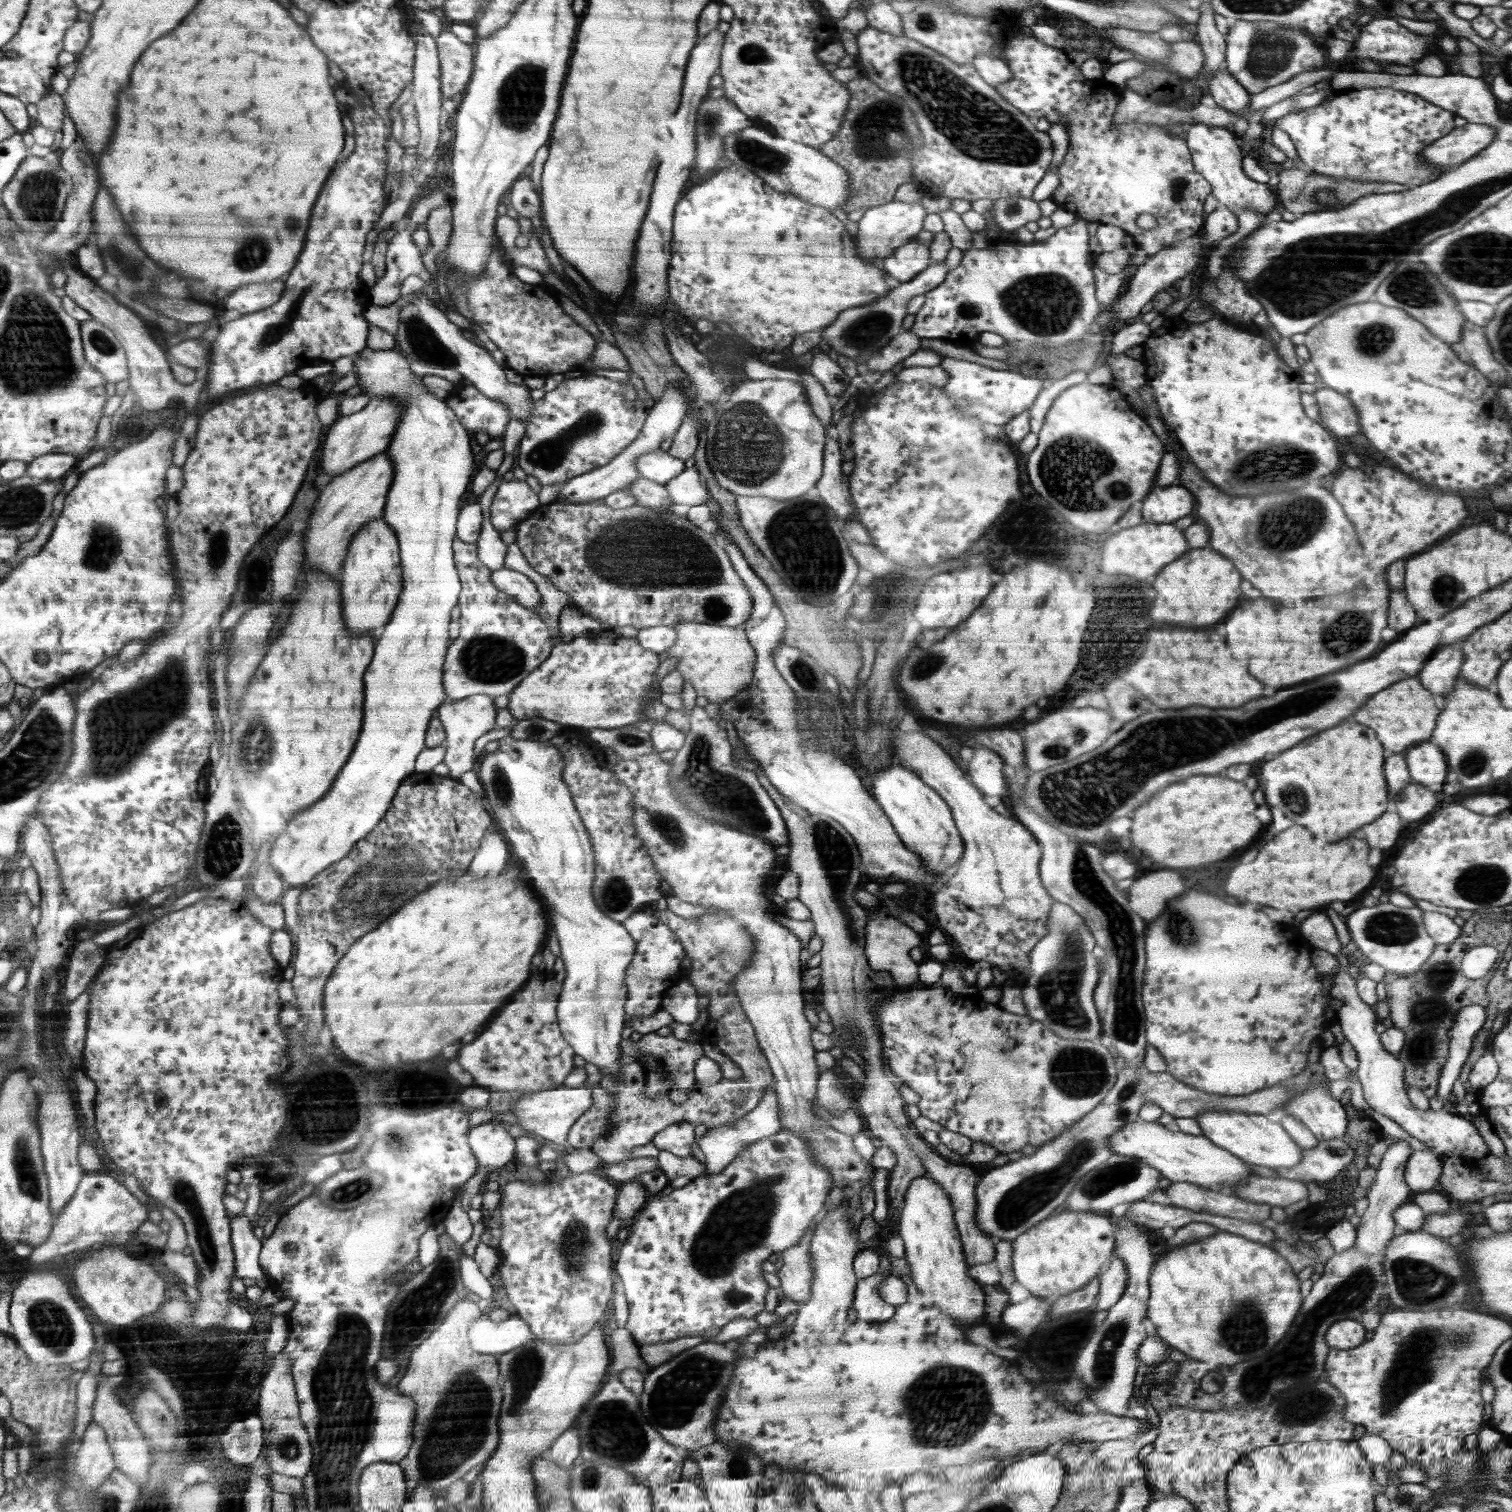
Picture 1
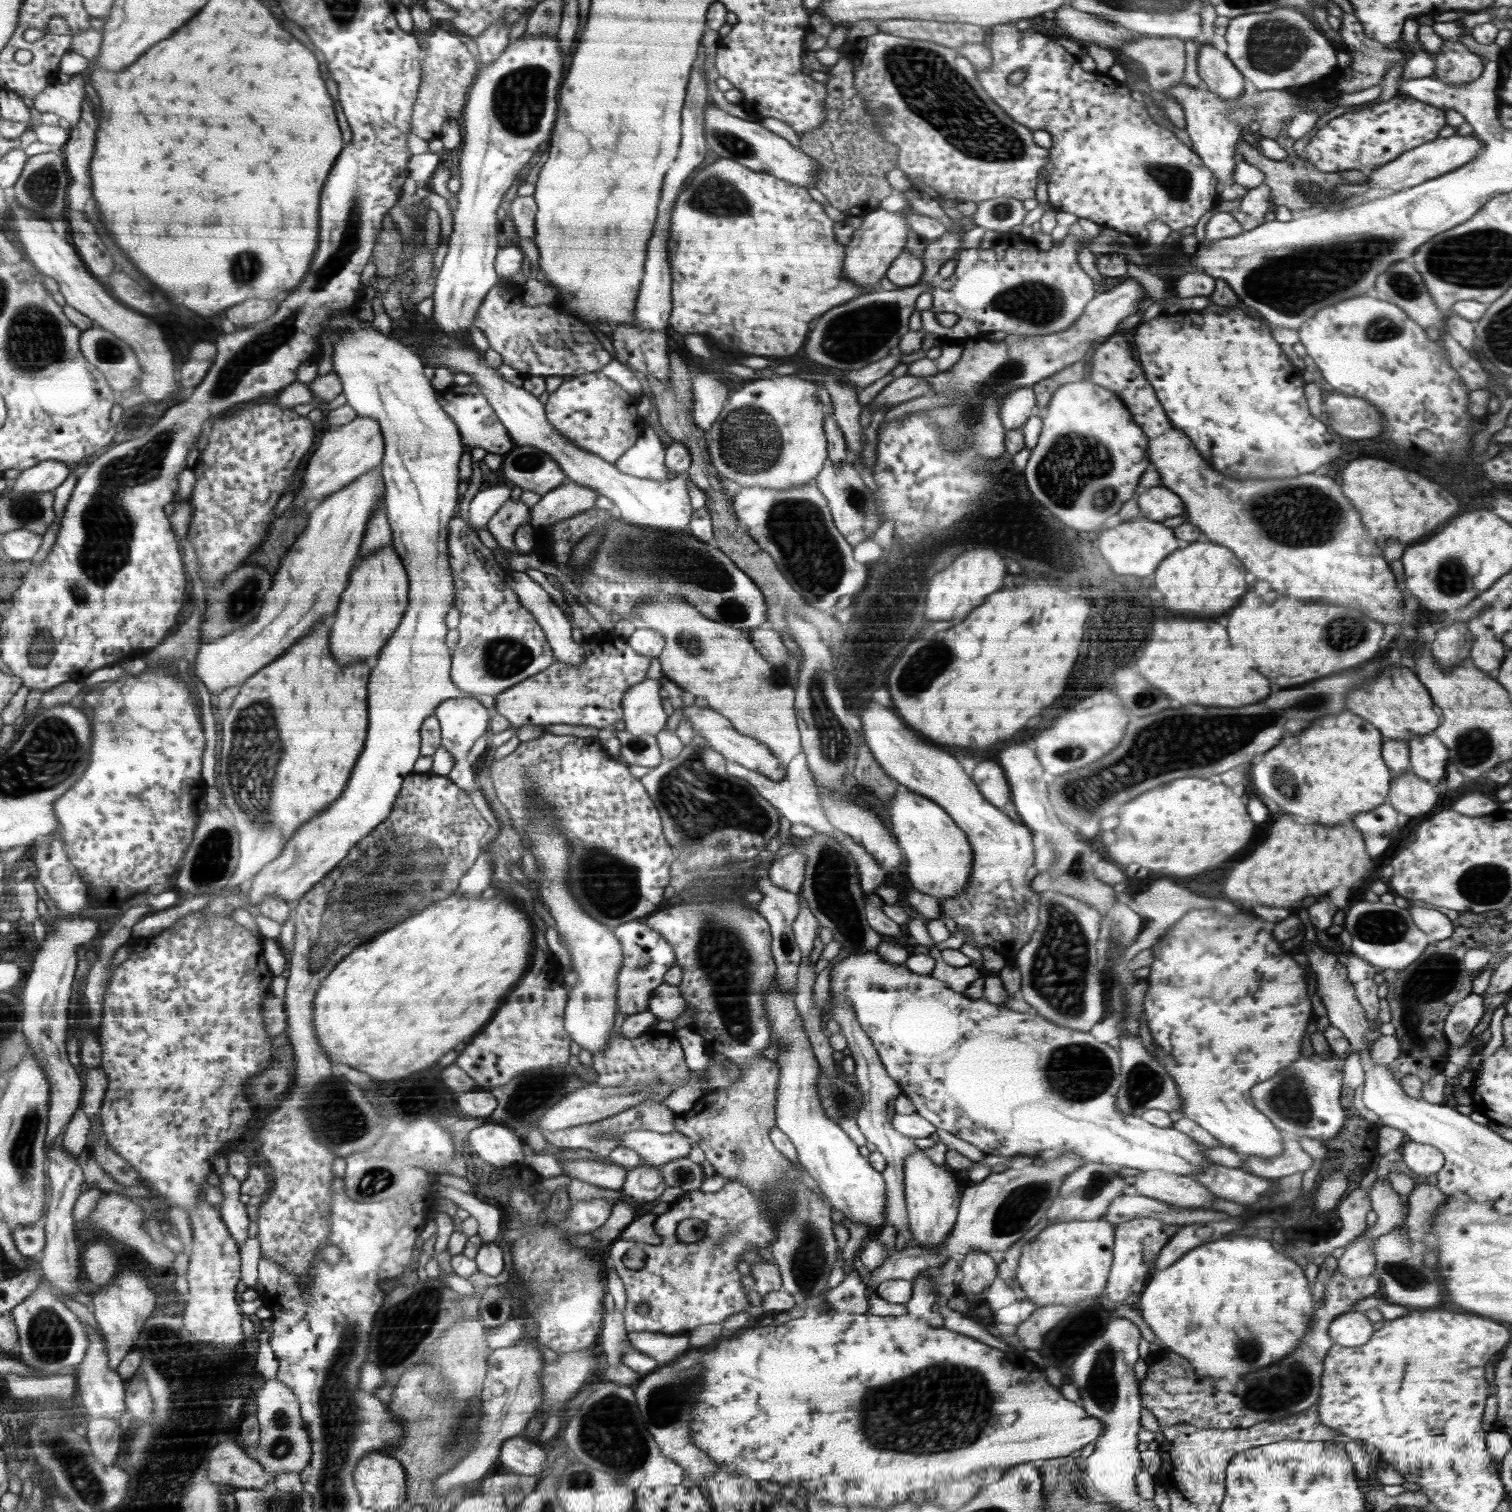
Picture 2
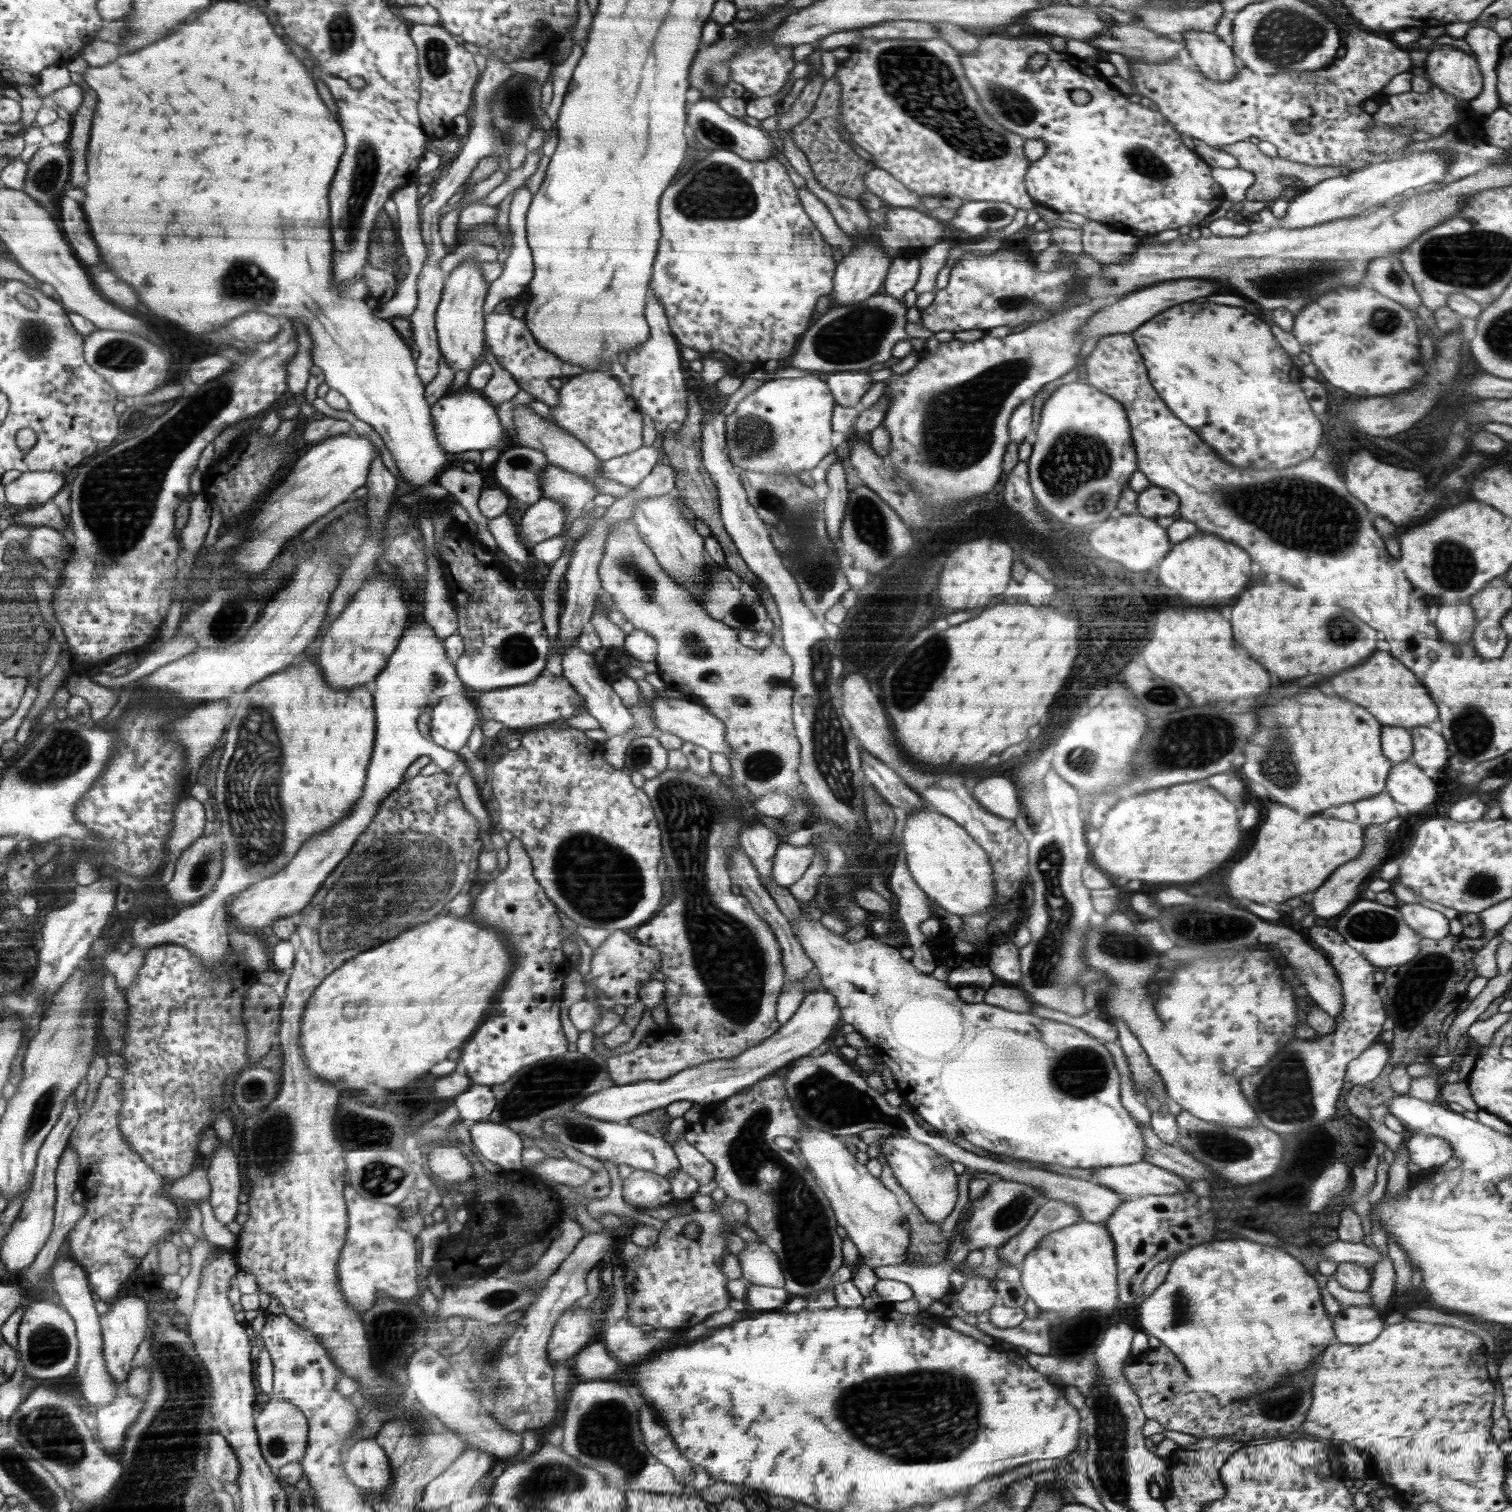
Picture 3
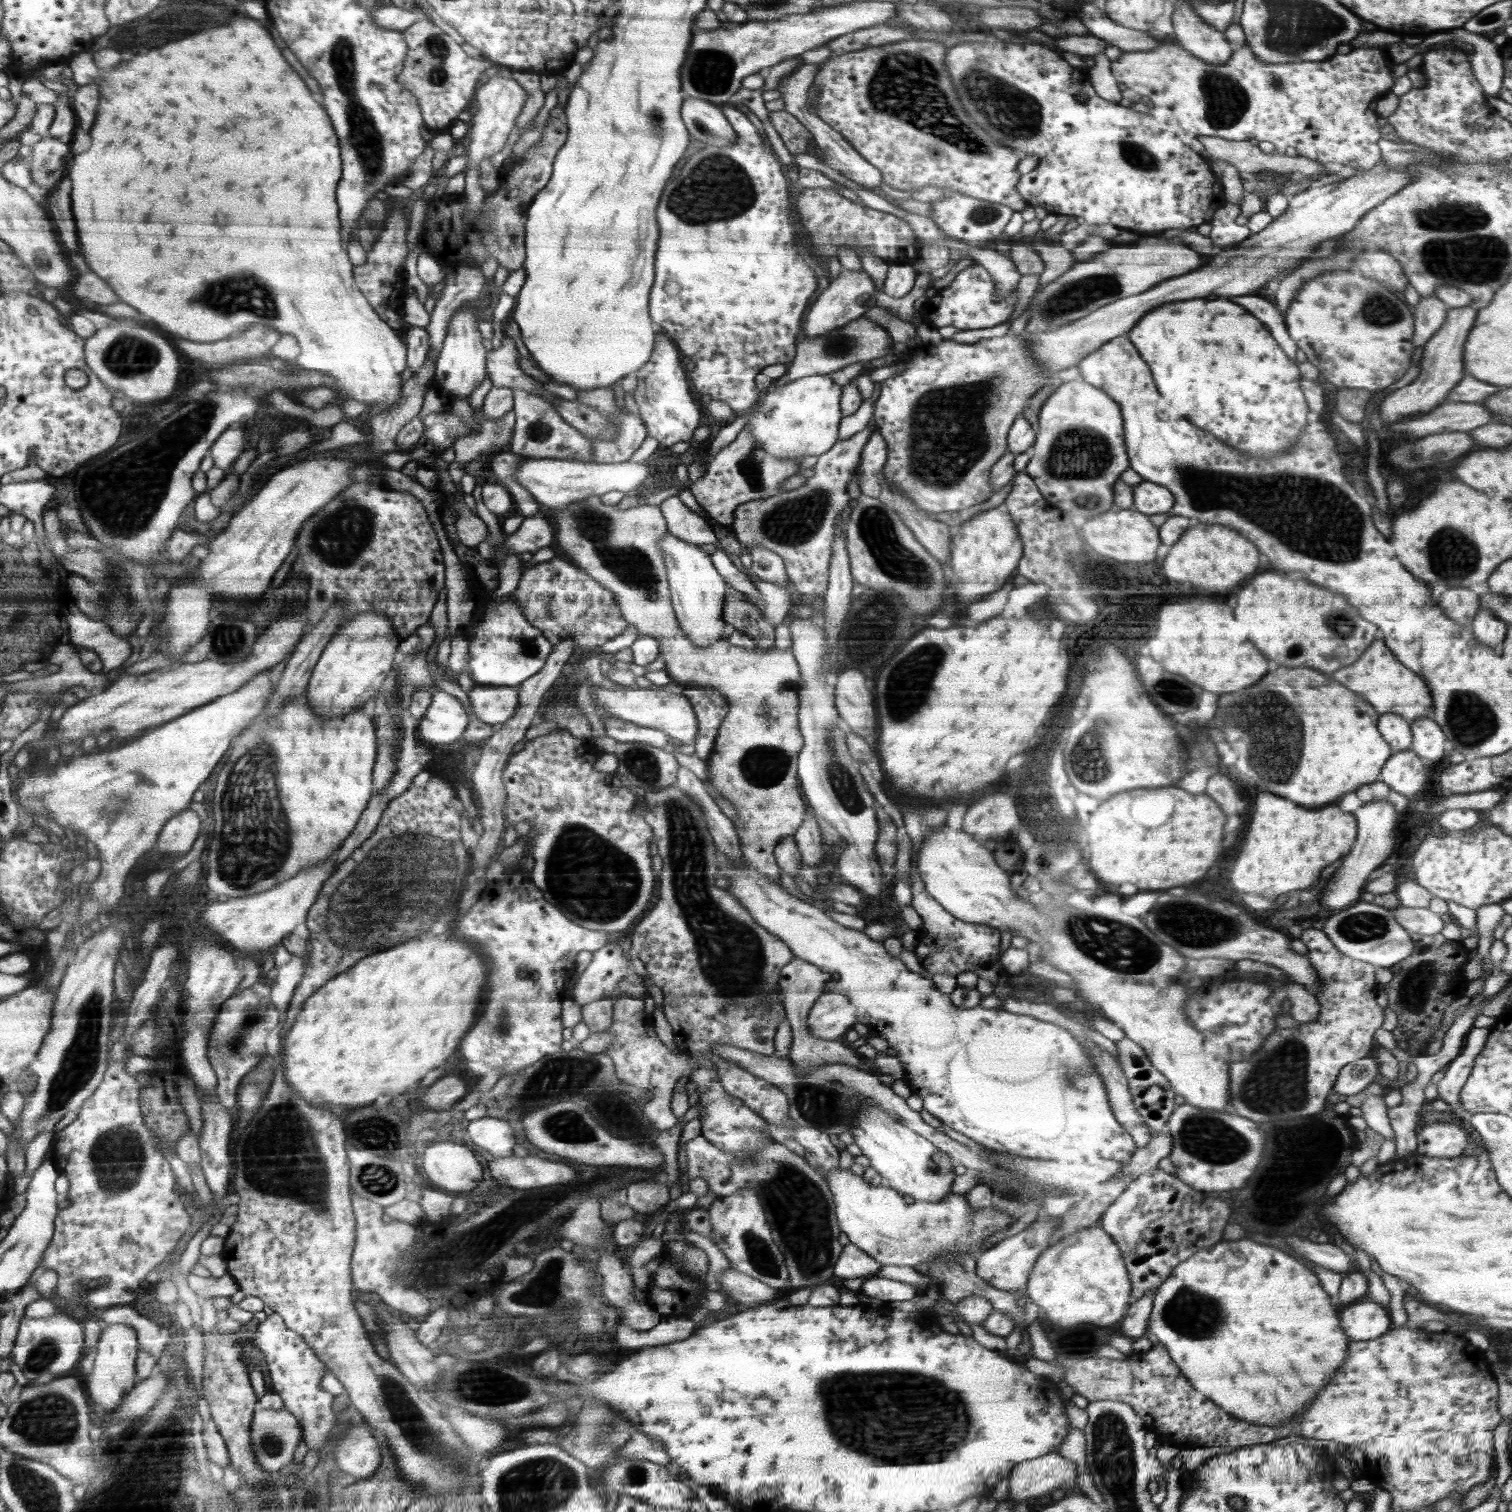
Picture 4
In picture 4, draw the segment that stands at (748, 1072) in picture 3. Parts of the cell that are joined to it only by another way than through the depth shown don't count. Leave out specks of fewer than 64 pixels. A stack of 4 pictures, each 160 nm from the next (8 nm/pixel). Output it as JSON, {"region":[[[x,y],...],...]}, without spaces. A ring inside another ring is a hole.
{"region":[[[837,990],[823,992],[808,1013],[807,1027],[815,1037],[834,1041],[857,1022],[856,1009],[849,998]]]}

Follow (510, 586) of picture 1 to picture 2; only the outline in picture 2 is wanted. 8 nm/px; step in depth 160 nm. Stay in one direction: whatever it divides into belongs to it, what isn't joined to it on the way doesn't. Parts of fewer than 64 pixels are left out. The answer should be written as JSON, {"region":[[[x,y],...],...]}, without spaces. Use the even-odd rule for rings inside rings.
{"region":[[[513,571],[512,576],[508,577],[509,585],[519,596],[519,600],[528,608],[536,620],[543,627],[543,631],[548,637],[548,644],[551,644],[552,652],[555,652],[556,660],[572,666],[580,666],[584,660],[583,648],[572,639],[571,629],[574,627],[568,621],[563,610],[559,607],[558,599],[546,592],[537,582],[534,582],[525,571]]]}

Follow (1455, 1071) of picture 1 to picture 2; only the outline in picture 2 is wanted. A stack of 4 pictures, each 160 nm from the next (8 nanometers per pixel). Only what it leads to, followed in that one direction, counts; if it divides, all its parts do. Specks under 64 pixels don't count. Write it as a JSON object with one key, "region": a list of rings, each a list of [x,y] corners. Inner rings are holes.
{"region":[[[1469,994],[1452,1006],[1445,1020],[1444,1034],[1450,1044],[1462,1046],[1471,1038],[1471,1032],[1484,1014],[1483,998]]]}

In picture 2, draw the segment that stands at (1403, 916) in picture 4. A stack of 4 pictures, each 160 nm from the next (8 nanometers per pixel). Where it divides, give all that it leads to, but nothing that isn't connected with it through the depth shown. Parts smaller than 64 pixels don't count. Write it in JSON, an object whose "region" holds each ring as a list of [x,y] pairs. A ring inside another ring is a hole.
{"region":[[[1412,904],[1408,909],[1414,924],[1428,935],[1430,943],[1444,940],[1454,932],[1452,921],[1440,911]]]}

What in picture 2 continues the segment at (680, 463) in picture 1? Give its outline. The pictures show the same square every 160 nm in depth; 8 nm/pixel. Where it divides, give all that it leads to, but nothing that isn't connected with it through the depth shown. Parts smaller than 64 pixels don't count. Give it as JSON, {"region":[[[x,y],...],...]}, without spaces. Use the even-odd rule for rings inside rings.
{"region":[[[648,427],[643,438],[639,439],[626,454],[622,455],[614,466],[626,475],[666,480],[667,476],[672,473],[666,469],[664,461],[663,443],[653,427]]]}

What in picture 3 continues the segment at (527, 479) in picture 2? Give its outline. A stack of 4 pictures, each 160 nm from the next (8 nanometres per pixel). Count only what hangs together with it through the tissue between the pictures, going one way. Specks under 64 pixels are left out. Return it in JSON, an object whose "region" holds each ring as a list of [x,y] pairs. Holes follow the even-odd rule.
{"region":[[[520,446],[502,450],[493,467],[496,480],[505,488],[504,491],[510,497],[516,498],[518,504],[532,506],[534,503],[539,502],[539,499],[543,496],[541,475],[547,465],[547,456],[543,452],[535,448]]]}

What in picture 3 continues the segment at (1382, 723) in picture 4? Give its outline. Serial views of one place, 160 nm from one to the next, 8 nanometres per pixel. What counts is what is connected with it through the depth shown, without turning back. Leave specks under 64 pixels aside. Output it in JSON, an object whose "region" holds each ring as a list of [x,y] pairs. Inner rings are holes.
{"region":[[[1383,726],[1381,748],[1384,756],[1394,765],[1409,760],[1413,754],[1413,740],[1409,730],[1403,726]]]}

